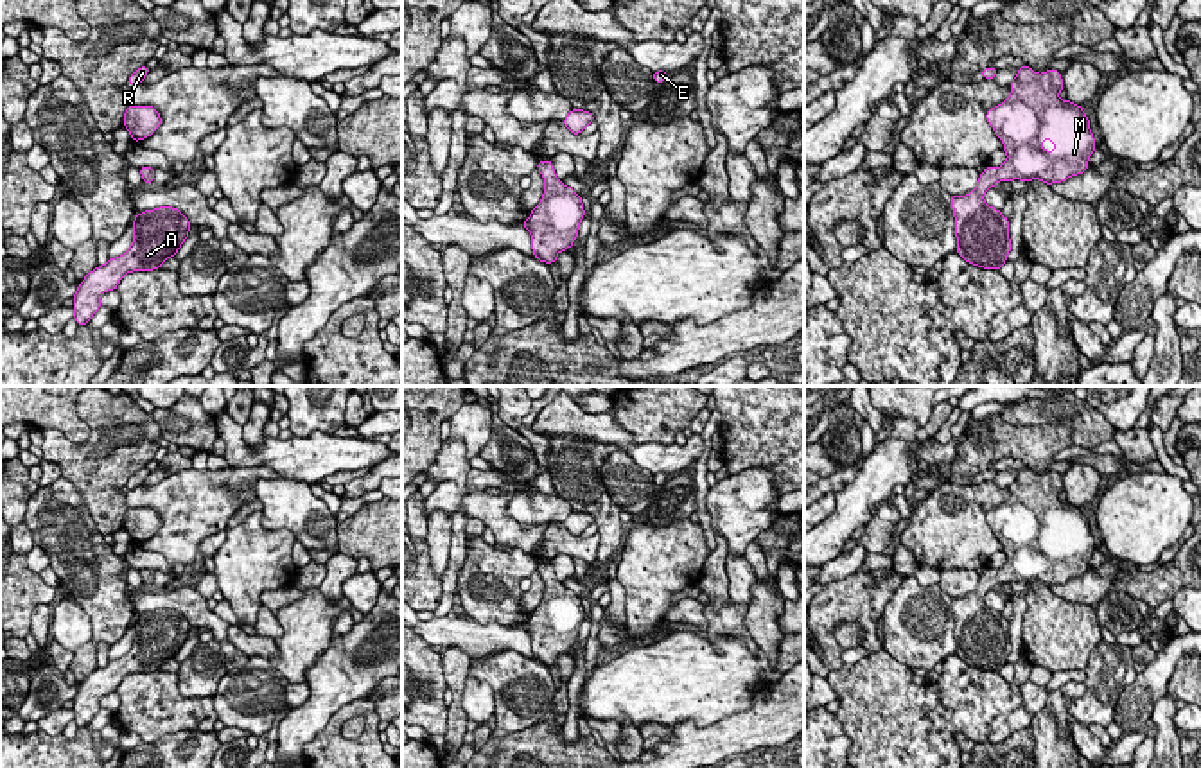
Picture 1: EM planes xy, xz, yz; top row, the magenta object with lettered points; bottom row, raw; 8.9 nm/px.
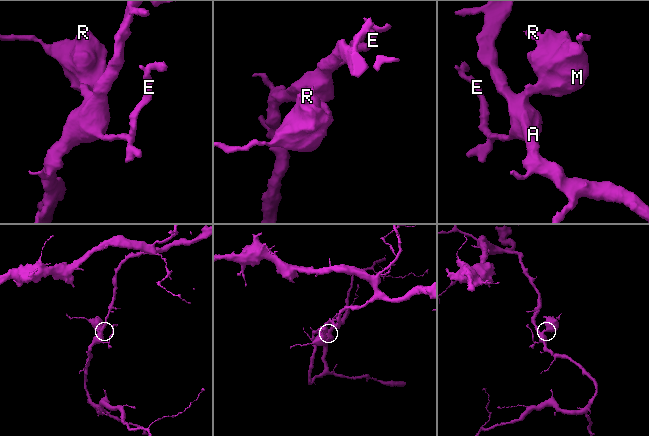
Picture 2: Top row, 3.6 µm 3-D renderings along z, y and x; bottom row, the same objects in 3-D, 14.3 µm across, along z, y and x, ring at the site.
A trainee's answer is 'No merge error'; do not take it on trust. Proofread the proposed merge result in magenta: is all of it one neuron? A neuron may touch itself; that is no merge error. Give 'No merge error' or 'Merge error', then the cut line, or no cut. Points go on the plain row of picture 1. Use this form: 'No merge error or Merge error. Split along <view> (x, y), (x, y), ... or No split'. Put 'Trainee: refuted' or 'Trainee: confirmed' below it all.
No merge error. No split
Trainee: confirmed

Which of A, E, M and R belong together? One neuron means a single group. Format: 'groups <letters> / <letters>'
groups A E M R

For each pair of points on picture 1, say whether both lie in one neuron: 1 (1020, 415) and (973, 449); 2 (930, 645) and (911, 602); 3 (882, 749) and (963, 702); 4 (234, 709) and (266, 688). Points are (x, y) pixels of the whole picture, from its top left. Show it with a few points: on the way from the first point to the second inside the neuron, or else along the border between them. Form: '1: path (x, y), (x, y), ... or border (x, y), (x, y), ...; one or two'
1: border (999, 413), (1011, 424), (1051, 424); two
2: path (920, 634), (914, 612); one
3: path (902, 733), (909, 733), (943, 707); one
4: path (241, 702), (259, 689); one

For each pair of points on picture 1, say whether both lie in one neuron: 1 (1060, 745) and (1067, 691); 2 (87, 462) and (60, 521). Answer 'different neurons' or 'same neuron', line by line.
1: same neuron
2: different neurons

